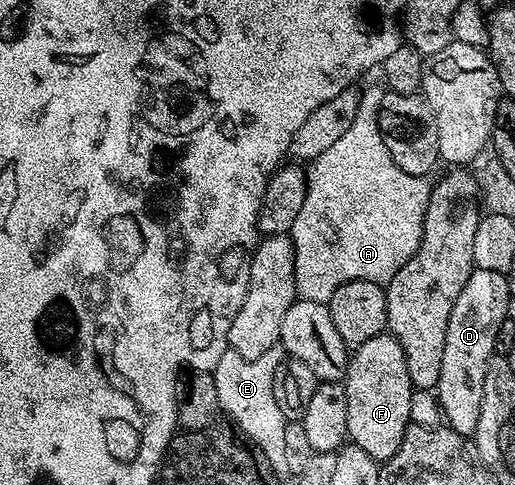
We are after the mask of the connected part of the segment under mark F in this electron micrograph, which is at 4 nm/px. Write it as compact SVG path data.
M381 334L370 338L370 342L355 345L342 383L346 390L348 440L366 450L366 454L377 462L394 458L394 454L398 454L398 446L402 446L402 434L406 434L413 419L414 395L410 374L406 370L406 358L395 336Z

